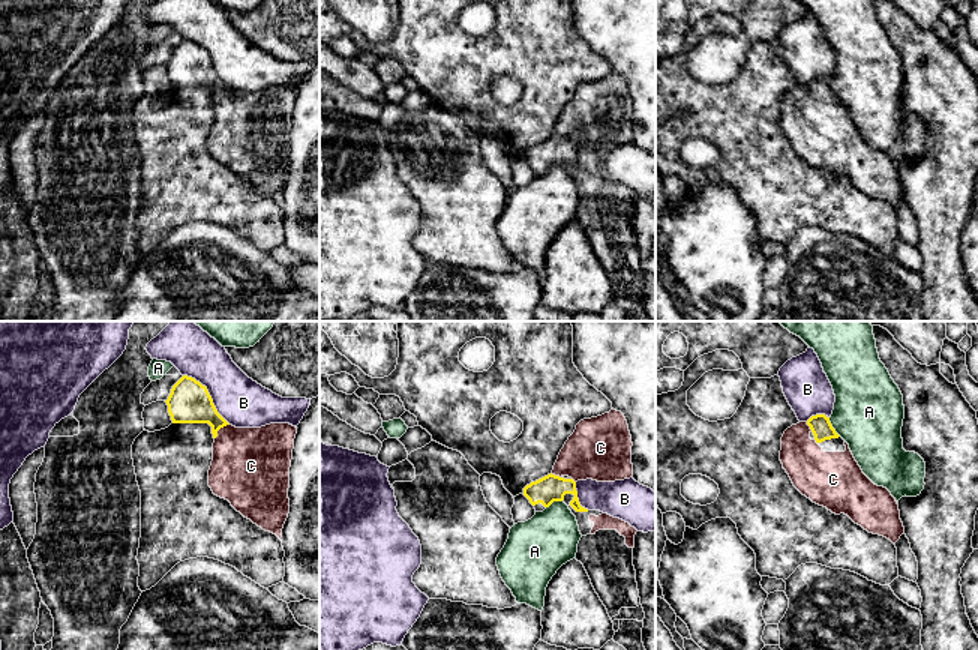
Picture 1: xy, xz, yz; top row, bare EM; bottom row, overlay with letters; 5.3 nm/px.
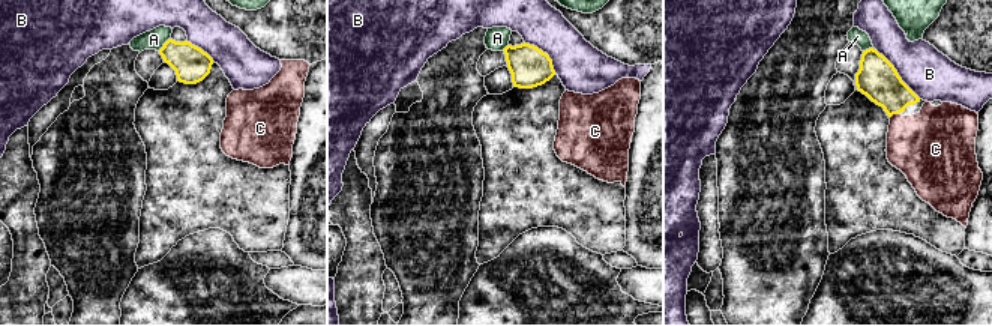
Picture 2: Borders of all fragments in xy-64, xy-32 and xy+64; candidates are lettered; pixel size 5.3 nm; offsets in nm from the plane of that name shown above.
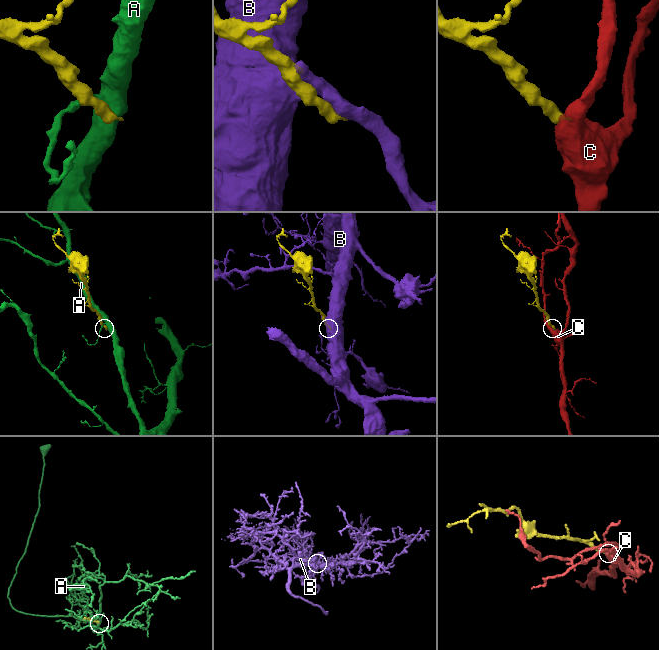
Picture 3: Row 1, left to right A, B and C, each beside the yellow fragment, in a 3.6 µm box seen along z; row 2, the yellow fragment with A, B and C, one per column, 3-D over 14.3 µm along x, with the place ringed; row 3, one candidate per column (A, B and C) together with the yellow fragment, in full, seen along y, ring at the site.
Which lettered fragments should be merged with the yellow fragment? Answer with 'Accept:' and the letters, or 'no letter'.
Accept: C

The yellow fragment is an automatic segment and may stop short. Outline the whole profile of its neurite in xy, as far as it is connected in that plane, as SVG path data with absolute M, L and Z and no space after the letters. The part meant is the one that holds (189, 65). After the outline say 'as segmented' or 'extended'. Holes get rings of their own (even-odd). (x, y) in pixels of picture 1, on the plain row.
M188 39L172 50L165 66L172 87L208 87L212 90L214 107L208 150L213 158L228 164L244 182L280 203L290 177L290 131L297 92L290 87L236 92L218 77L207 51Z | extended

